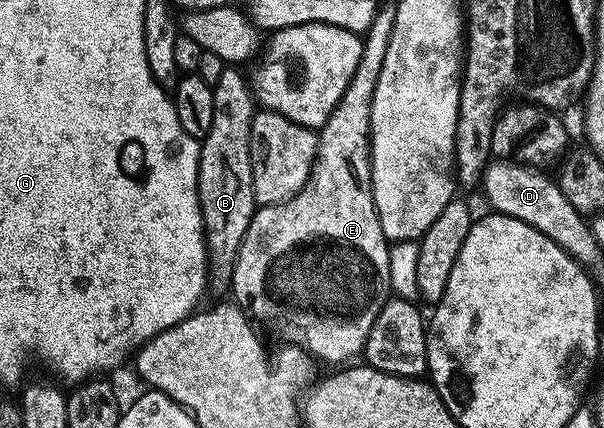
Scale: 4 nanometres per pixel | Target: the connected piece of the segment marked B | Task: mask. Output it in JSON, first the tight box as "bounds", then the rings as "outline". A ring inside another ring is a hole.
{"bounds":[200,68,259,298],"outline":[[[227,68],[214,85],[213,126],[201,144],[200,208],[209,248],[209,290],[212,295],[221,296],[217,298],[226,297],[232,289],[235,262],[259,207],[254,198],[251,162],[251,126],[257,113],[257,103],[248,79],[245,80],[240,72],[237,68]]]}

